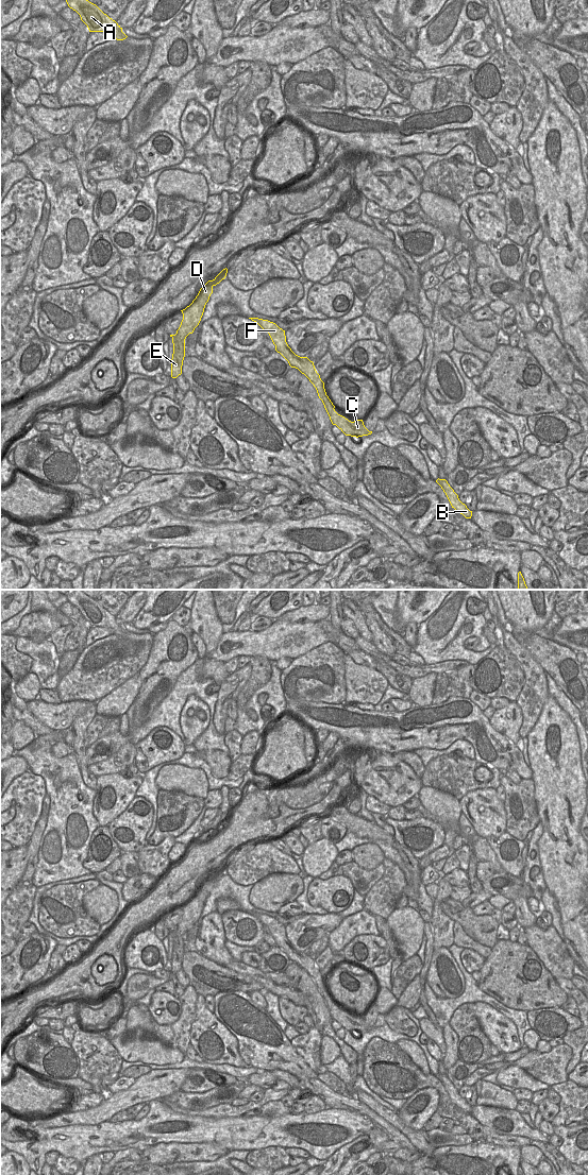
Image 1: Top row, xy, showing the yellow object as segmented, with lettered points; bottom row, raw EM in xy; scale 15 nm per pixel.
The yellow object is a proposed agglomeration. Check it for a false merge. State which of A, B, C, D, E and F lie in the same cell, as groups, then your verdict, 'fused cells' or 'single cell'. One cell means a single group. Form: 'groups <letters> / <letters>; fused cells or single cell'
groups A B C D F / E; fused cells

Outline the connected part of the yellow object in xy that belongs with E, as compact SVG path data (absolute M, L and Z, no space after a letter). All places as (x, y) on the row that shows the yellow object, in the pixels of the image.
M178 331L175 335L170 335L173 343L173 354L171 359L171 377L177 378L182 374L182 365L185 357L185 345L181 342Z

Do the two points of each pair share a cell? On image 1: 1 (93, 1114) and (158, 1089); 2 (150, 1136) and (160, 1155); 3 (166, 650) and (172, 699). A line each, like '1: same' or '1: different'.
1: same
2: different
3: different

